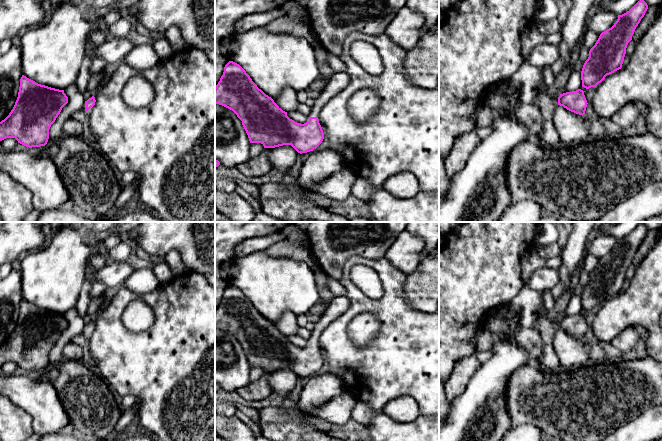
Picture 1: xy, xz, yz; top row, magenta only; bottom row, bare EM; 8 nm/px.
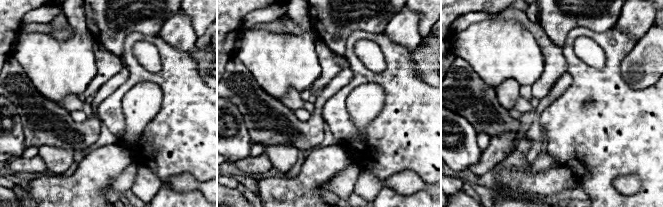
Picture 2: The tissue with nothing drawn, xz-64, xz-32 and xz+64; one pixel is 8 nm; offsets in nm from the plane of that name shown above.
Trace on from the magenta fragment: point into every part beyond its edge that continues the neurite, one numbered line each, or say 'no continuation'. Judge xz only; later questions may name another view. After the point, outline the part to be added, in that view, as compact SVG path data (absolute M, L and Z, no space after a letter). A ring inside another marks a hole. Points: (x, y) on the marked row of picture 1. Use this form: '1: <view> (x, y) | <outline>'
1: xz (339, 80) | M344 72L335 73L327 82L320 95L314 99L311 112L307 116L307 121L310 117L319 117L321 108L329 102L336 94L340 93L350 82L348 74Z

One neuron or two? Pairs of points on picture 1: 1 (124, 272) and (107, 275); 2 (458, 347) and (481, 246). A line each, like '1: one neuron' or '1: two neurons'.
1: one neuron
2: one neuron

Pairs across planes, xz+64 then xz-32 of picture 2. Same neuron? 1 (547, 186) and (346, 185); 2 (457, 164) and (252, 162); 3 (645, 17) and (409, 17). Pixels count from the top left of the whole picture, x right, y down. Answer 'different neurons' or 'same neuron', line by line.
1: same neuron
2: different neurons
3: same neuron

